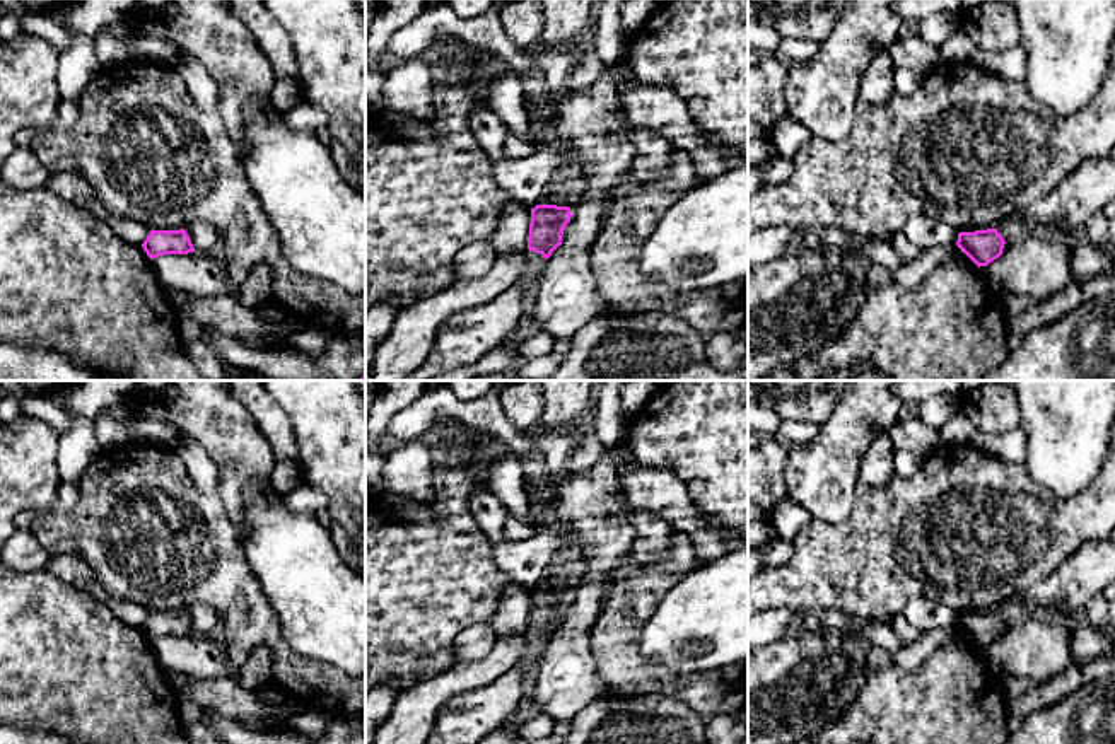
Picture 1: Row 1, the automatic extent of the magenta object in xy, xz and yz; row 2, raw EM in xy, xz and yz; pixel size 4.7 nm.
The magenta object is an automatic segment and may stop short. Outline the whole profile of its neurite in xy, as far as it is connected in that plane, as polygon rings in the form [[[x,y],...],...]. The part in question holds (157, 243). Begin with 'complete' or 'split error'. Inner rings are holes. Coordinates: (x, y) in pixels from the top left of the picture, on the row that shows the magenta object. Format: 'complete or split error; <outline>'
complete; [[[150,230],[142,244],[150,259],[164,254],[195,253],[190,235],[181,230]]]

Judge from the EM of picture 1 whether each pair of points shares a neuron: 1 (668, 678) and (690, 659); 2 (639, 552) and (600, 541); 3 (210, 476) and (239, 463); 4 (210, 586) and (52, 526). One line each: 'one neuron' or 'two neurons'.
1: two neurons
2: two neurons
3: two neurons
4: one neuron

